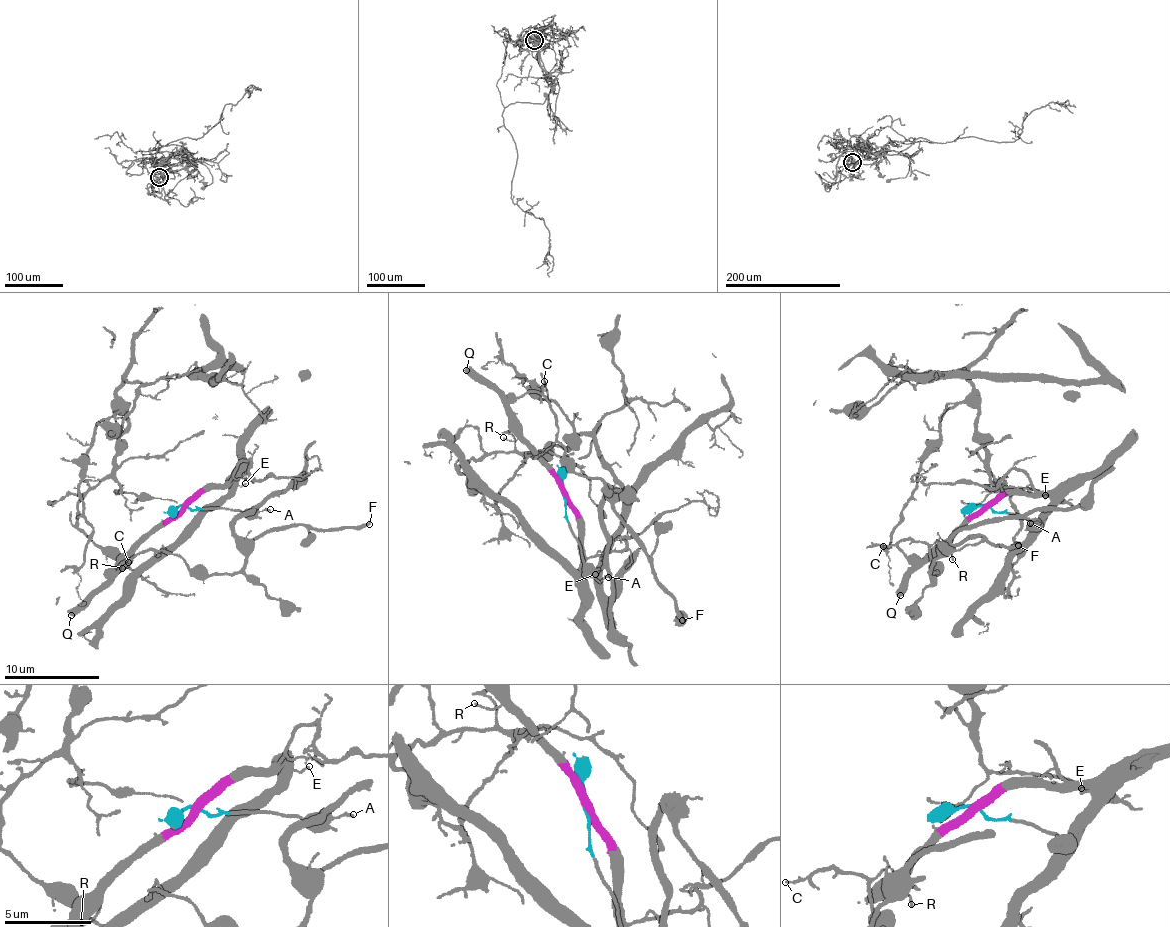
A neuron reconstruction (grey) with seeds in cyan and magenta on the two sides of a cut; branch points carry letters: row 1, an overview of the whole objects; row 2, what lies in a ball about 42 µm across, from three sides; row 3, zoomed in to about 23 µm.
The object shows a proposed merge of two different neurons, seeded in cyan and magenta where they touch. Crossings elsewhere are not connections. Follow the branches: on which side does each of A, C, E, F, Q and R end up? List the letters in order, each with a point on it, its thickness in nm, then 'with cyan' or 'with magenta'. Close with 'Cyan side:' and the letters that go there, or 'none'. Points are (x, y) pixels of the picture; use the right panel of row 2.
A: place (1030, 523); calibre 130 nm; with cyan
C: place (883, 546); calibre 120 nm; with cyan
E: place (1045, 495); calibre 90 nm; with magenta
F: place (1018, 545); calibre 300 nm; with cyan
Q: place (900, 595); calibre 600 nm; with magenta
R: place (952, 559); calibre 90 nm; with magenta
Cyan side: A, C, F

